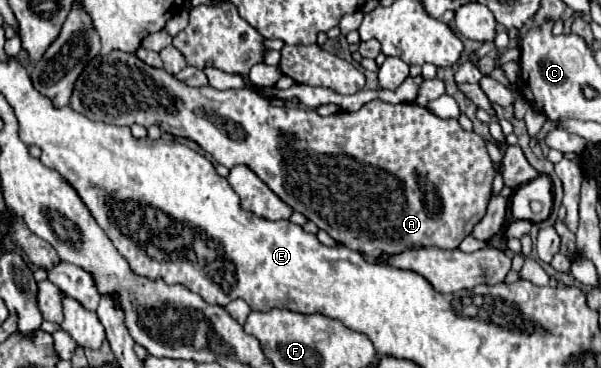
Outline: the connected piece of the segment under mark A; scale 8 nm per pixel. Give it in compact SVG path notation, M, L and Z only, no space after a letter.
M113 51L109 55L97 55L85 65L75 81L71 107L93 121L119 127L131 127L133 123L151 127L157 123L163 133L195 141L225 167L237 163L249 165L293 211L303 213L337 243L361 251L367 257L429 245L457 249L461 239L485 215L487 201L491 199L495 173L483 139L475 131L461 129L457 119L441 119L421 105L389 105L375 99L361 111L321 117L313 109L271 107L267 99L249 89L219 91L211 85L195 89L165 73L165 69L145 65L137 55Z

